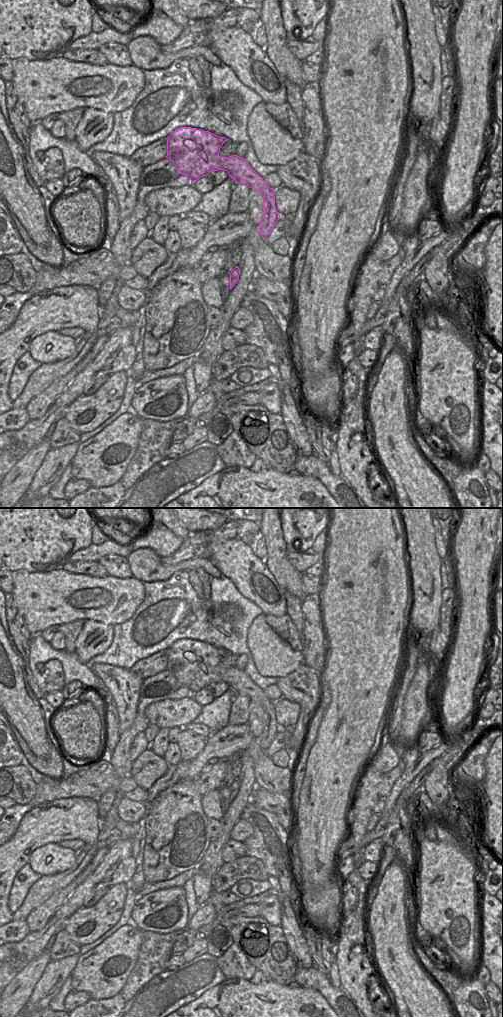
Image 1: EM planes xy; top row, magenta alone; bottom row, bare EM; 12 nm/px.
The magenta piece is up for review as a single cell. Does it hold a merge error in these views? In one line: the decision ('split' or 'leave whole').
leave whole

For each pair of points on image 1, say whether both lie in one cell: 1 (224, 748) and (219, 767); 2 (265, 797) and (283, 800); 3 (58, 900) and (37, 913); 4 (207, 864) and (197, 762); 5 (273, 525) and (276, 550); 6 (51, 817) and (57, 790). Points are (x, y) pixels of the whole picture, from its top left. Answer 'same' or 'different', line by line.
1: different
2: same
3: same
4: different
5: same
6: different

